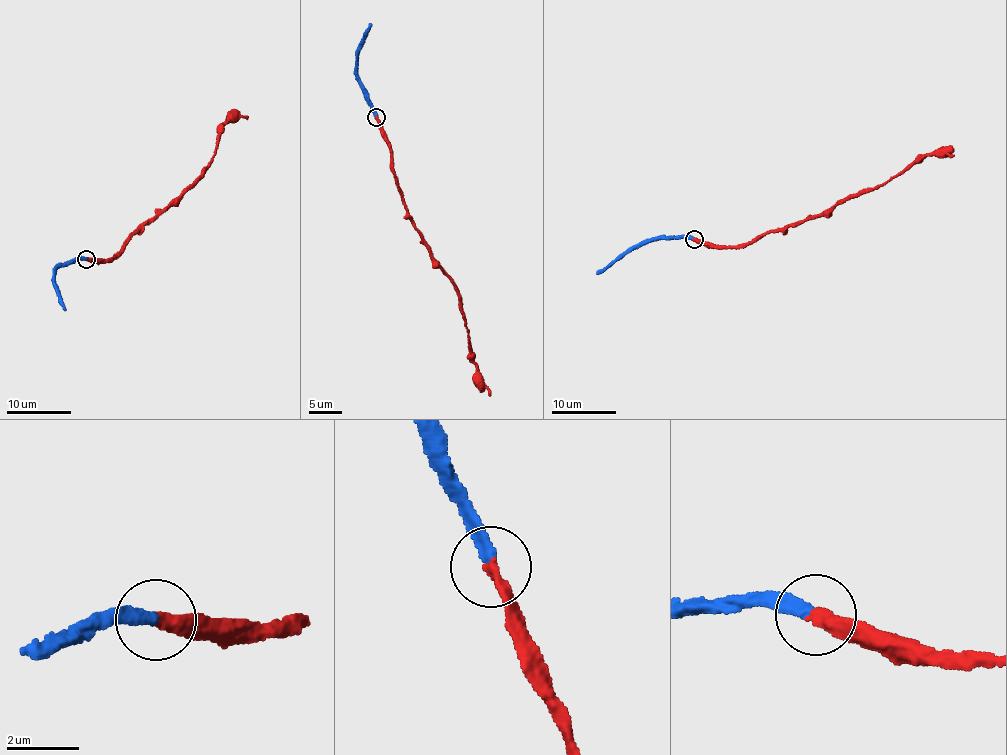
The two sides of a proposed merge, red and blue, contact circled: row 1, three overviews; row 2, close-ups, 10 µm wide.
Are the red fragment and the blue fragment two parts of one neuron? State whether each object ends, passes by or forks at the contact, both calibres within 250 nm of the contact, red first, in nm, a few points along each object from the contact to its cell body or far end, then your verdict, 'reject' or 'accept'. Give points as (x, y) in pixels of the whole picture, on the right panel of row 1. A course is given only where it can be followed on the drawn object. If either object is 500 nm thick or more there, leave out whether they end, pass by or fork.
red ends; blue ends; calibres 320 and 320 nm; course red (694, 239), (720, 246), (753, 243), (770, 231), (827, 214), (927, 155), (954, 156); course blue (693, 239), (644, 239), (596, 273); accept

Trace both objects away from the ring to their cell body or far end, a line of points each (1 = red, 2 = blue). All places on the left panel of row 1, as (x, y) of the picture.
1: (86, 259), (109, 259), (123, 249), (133, 234), (199, 180), (212, 160), (223, 126), (247, 117)
2: (85, 259), (60, 265), (54, 271), (52, 281), (65, 310)

